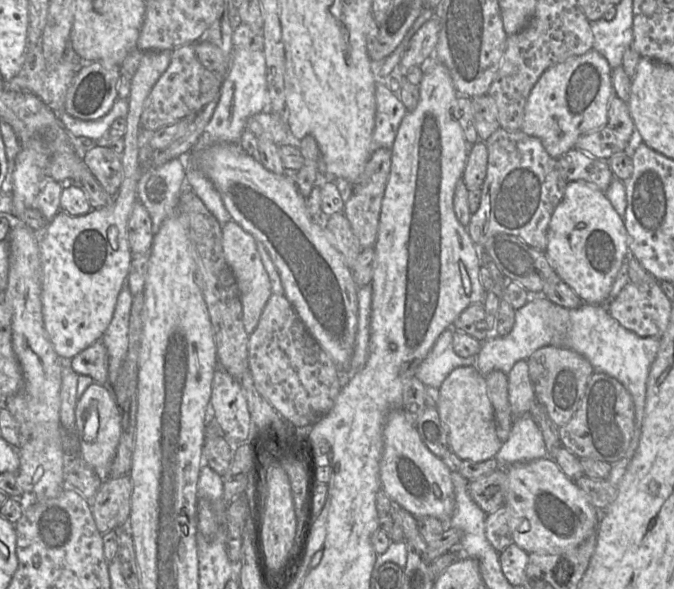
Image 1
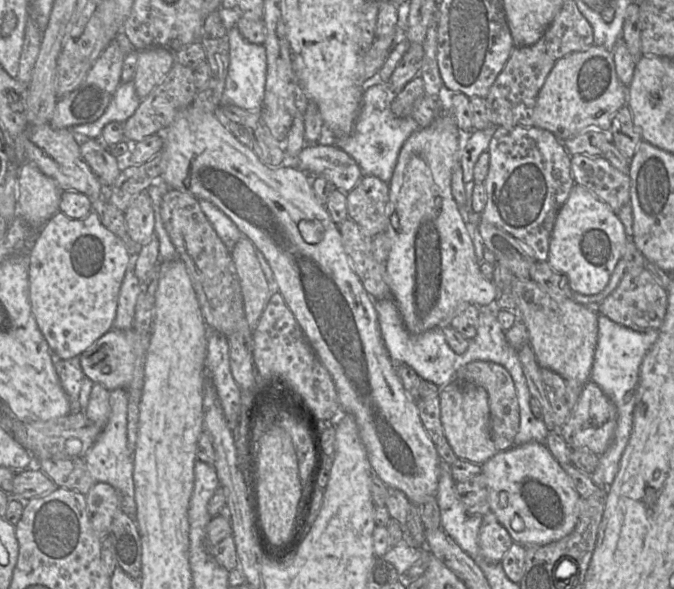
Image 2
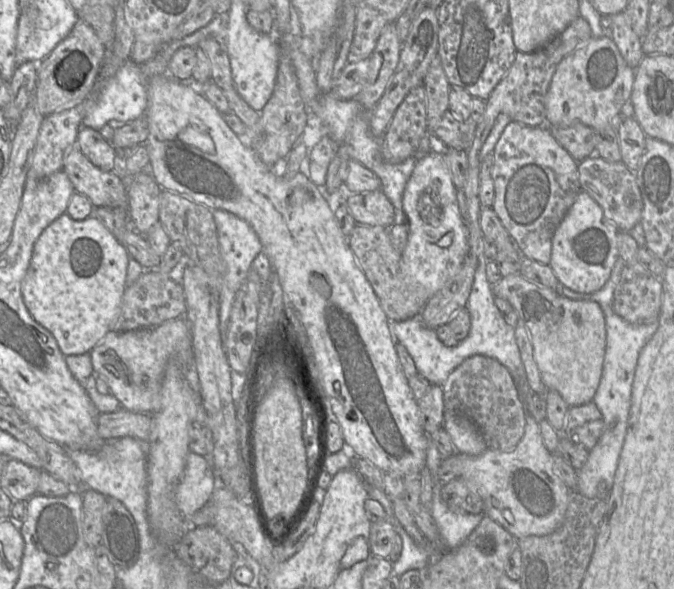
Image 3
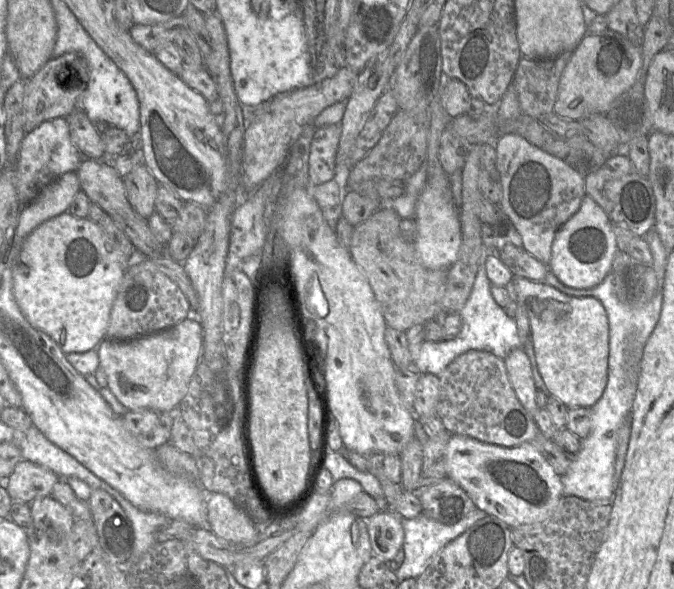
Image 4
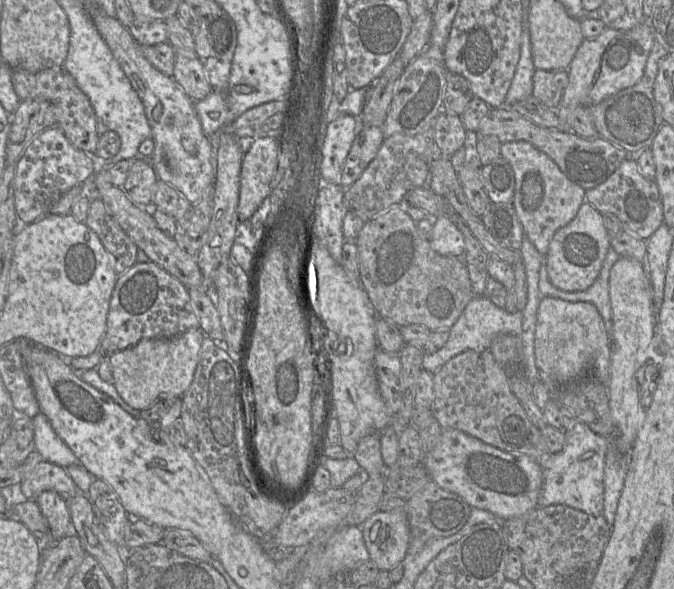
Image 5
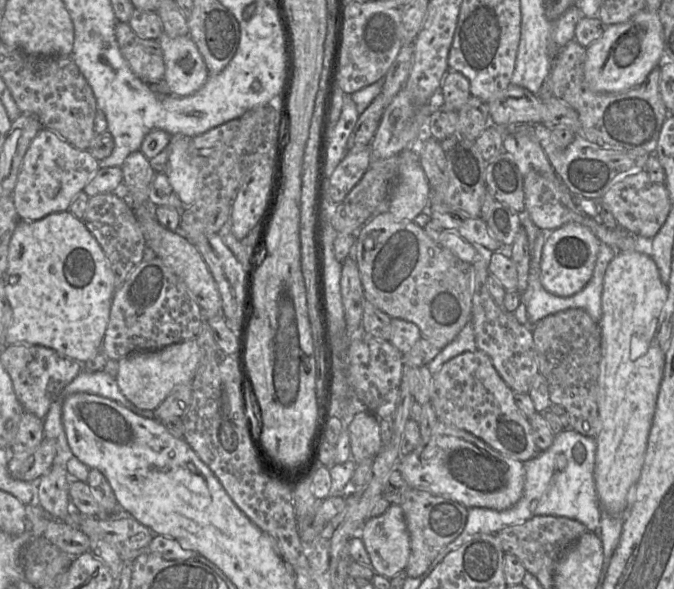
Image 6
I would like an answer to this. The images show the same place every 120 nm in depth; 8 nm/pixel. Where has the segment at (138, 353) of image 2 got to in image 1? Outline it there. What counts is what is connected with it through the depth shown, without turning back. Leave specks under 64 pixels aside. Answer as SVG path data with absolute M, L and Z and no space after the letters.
M101 339L66 363L69 363L78 375L90 376L95 383L101 385L108 383L108 353Z

